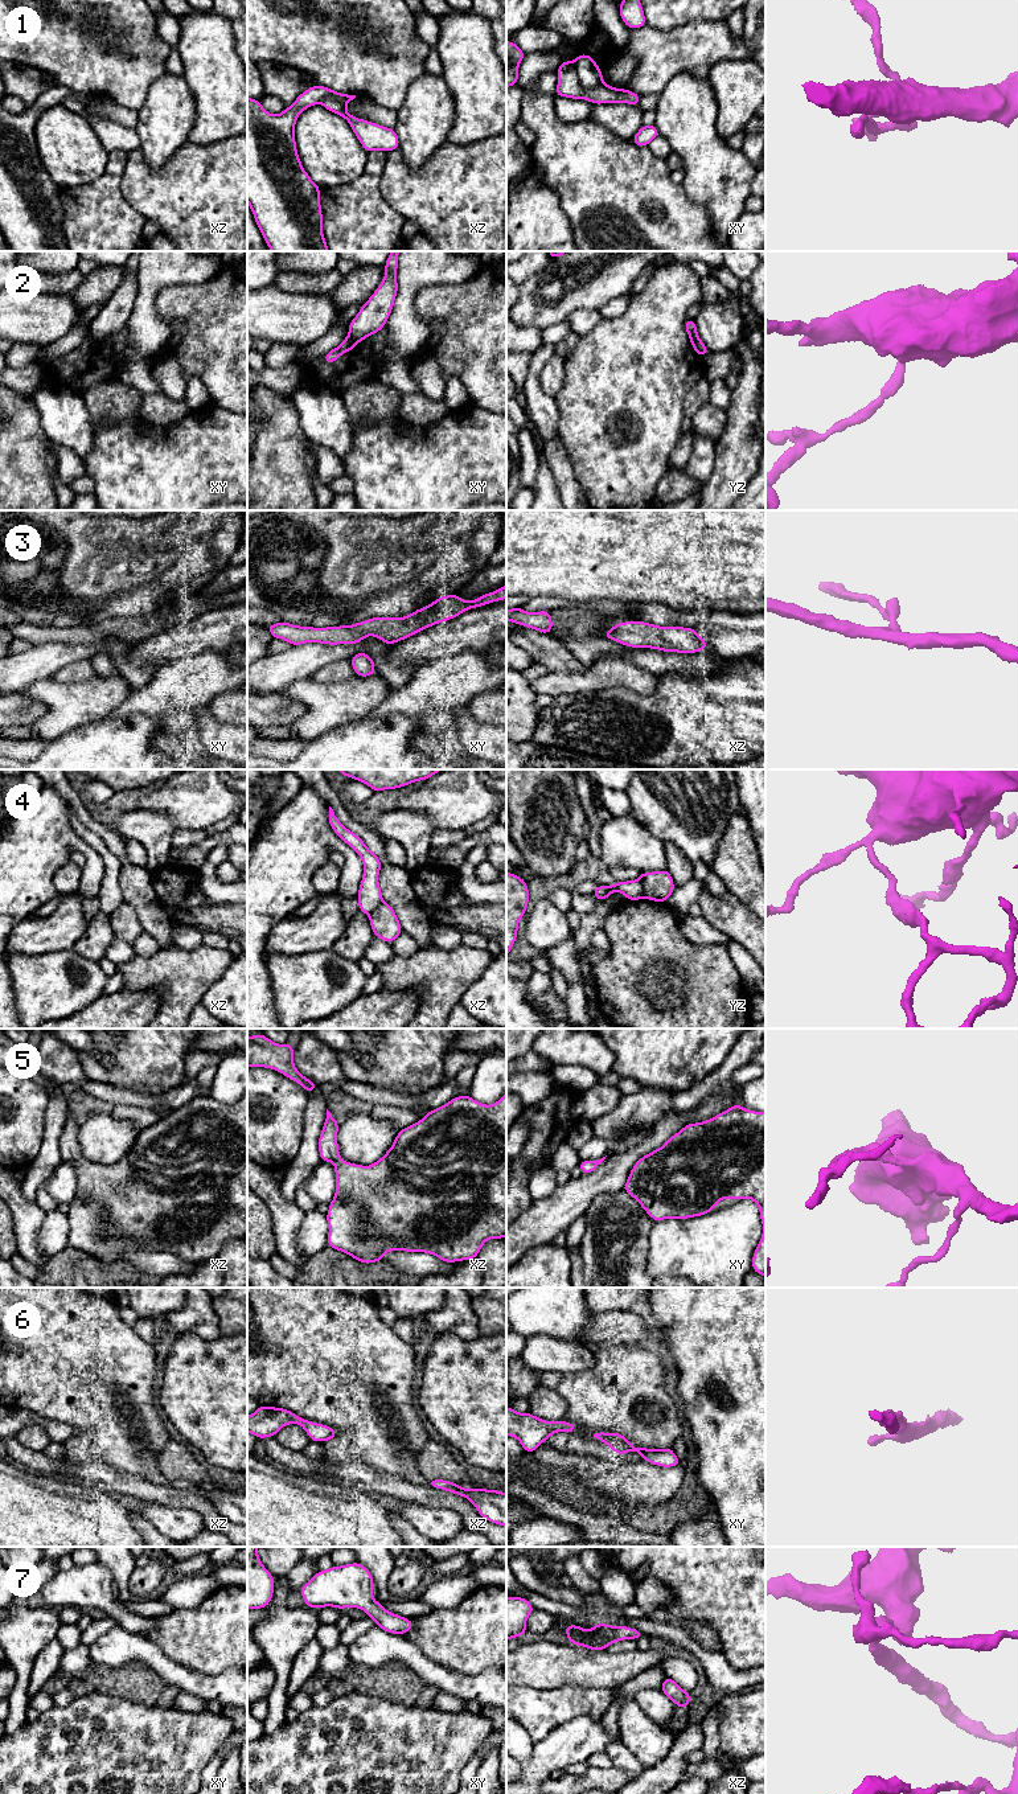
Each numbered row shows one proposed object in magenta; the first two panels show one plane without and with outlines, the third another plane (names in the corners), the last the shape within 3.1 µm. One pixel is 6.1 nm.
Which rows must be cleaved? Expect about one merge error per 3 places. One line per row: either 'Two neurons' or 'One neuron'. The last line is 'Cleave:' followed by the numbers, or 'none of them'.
1: Two neurons
2: Two neurons
3: One neuron
4: Two neurons
5: One neuron
6: One neuron
7: One neuron
Cleave: 1, 2, 4

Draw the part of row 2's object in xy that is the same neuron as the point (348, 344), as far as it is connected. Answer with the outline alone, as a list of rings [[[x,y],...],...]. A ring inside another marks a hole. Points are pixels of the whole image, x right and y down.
[[[349,336],[344,338],[344,341],[334,349],[329,350],[324,354],[324,360],[327,364],[333,364],[336,360],[344,353],[354,349],[357,346],[357,341],[352,340]]]

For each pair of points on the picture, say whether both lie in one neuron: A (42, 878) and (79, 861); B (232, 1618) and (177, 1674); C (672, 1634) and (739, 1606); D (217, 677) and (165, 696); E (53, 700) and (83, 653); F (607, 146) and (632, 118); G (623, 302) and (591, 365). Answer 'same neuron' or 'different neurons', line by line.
A: different neurons
B: different neurons
C: different neurons
D: same neuron
E: different neurons
F: different neurons
G: different neurons

